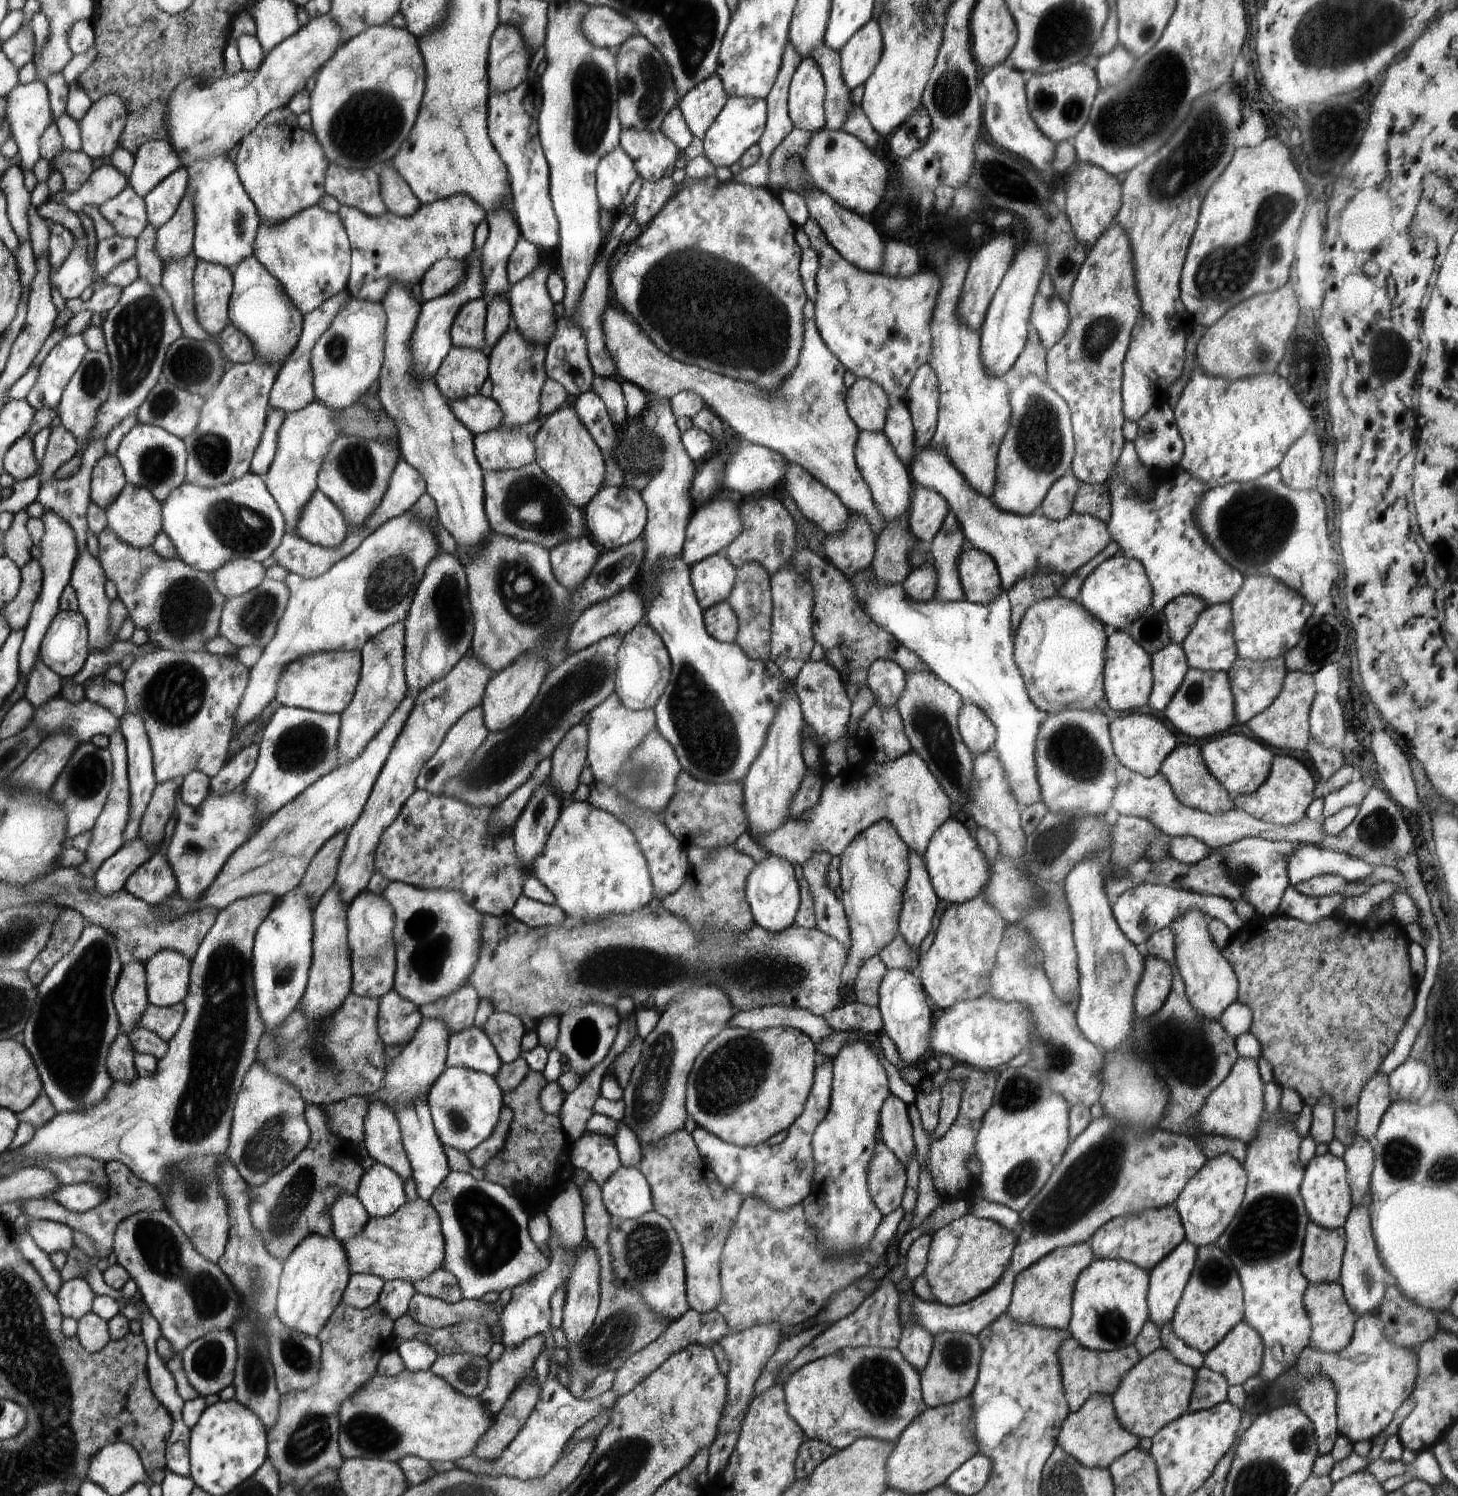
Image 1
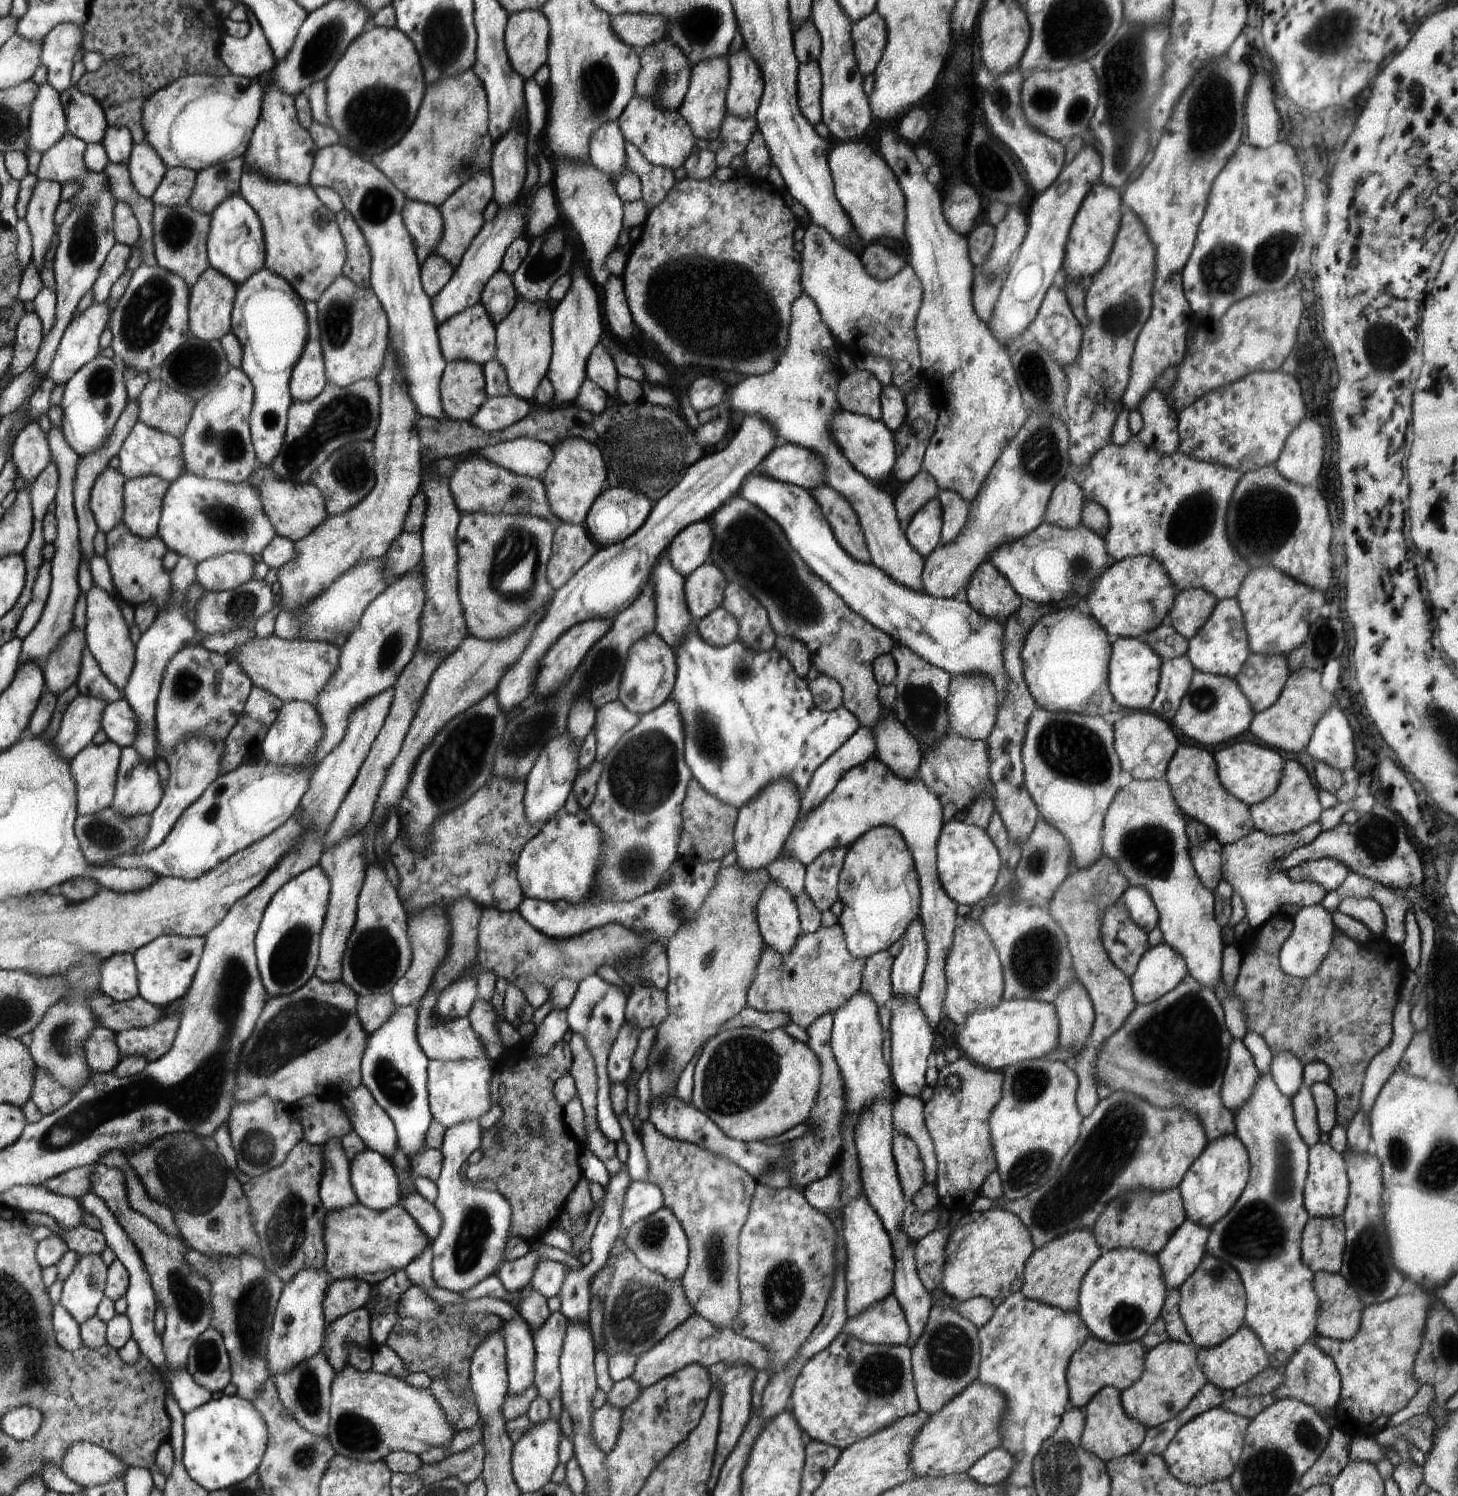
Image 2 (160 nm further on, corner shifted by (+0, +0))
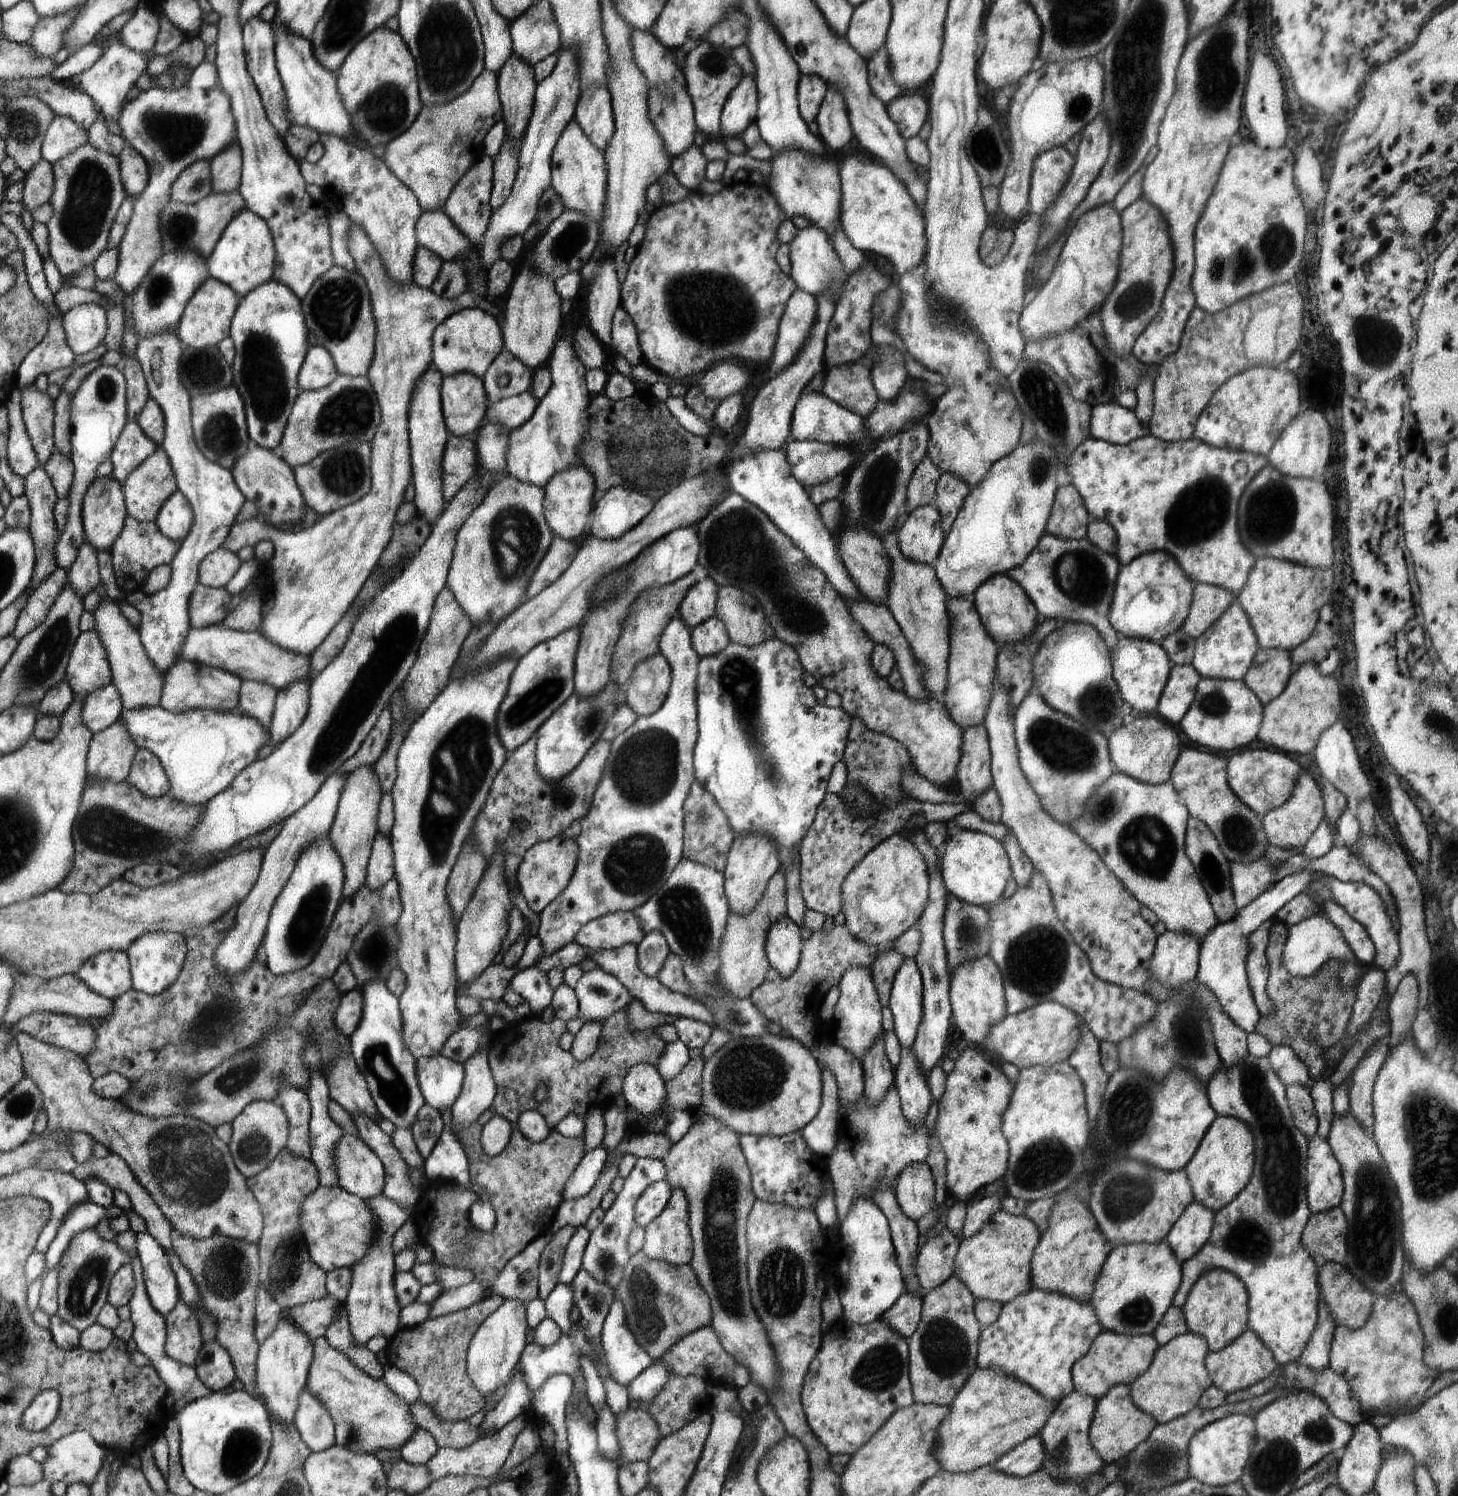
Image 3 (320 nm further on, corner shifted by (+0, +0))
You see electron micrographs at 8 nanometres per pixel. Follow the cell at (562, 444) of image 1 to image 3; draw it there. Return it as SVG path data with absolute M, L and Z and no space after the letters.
M570 467L562 471L545 488L545 519L556 537L578 541L586 536L589 518L594 508L596 481L590 472L580 467Z

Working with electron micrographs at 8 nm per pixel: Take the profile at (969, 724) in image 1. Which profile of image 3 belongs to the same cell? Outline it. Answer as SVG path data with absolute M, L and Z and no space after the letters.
M950 597L949 605L949 663L948 680L943 692L943 702L949 717L962 730L983 724L994 688L995 660L998 653L996 642L986 632L974 603L963 597Z

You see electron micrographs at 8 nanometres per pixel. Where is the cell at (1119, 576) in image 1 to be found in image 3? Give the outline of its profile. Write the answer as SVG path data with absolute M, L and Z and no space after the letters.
M1154 551L1141 554L1119 568L1109 622L1118 635L1148 639L1161 645L1171 629L1180 630L1187 619L1194 587L1194 583L1170 553Z

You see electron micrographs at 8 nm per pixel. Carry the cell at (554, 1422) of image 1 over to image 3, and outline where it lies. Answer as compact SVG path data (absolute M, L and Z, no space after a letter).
M653 1361L653 1363L632 1383L627 1384L629 1400L632 1401L652 1401L653 1398L662 1390L662 1387L672 1376L666 1363Z

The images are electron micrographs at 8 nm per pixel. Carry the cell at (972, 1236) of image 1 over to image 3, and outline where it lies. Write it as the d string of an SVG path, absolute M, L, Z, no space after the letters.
M998 1211L993 1218L971 1237L964 1237L954 1259L954 1275L958 1275L968 1287L974 1299L990 1299L1002 1304L1014 1300L1019 1294L1026 1294L1033 1288L1031 1284L1031 1258L1041 1235L1033 1220L1024 1215L1013 1215Z

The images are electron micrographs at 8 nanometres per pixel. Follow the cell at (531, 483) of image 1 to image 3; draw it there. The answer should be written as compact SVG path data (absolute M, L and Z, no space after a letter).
M449 435L441 460L441 489L446 504L477 475L477 447L474 437Z

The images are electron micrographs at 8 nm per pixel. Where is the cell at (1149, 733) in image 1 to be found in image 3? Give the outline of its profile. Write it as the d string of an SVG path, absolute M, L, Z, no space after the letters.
M1138 717L1129 725L1117 728L1108 738L1110 760L1115 771L1127 774L1149 785L1161 785L1171 779L1171 770L1182 749L1177 727L1165 720Z

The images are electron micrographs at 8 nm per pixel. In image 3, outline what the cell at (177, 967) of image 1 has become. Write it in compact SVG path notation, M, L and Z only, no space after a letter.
M165 931L146 933L128 947L129 965L132 969L133 987L147 995L154 996L165 991L172 984L186 958L186 945L182 934Z

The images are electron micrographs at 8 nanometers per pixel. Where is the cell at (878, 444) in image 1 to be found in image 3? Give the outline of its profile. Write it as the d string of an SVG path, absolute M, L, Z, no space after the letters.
M808 391L801 393L801 398L793 412L792 420L792 438L797 441L818 441L821 443L833 444L834 446L858 445L857 461L874 443L868 443L865 440L867 429L863 417L846 410L827 397L824 393L818 391Z

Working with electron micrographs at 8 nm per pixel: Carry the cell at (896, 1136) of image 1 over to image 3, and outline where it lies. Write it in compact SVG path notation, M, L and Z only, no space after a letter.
M925 1162L909 1164L899 1175L894 1193L902 1212L914 1222L928 1215L936 1206L930 1167Z

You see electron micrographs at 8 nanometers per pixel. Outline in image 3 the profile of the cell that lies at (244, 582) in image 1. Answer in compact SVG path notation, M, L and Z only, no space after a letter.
M217 548L201 560L197 582L212 588L224 587L241 568L237 553L229 549Z

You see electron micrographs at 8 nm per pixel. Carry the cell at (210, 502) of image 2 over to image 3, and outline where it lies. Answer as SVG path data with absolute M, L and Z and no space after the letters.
M177 490L170 495L154 521L170 540L182 542L193 526L193 518L189 500L186 500L183 492Z

